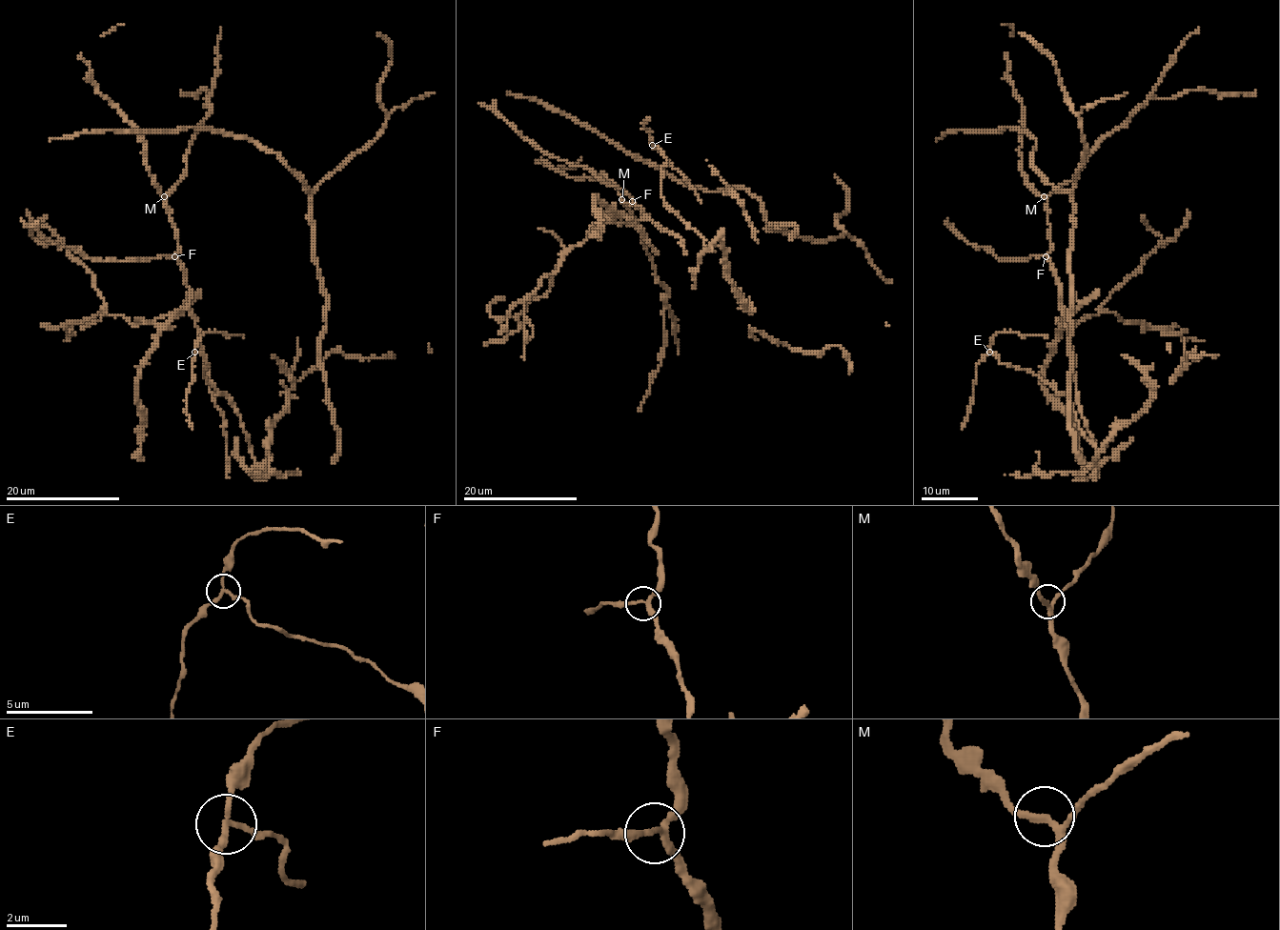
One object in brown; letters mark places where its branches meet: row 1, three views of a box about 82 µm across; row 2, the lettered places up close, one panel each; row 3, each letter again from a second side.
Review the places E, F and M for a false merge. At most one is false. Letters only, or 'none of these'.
E

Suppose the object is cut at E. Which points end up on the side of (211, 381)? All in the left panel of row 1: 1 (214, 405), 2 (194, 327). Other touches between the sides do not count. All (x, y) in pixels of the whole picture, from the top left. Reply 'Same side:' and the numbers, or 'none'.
Same side: 1, 2

